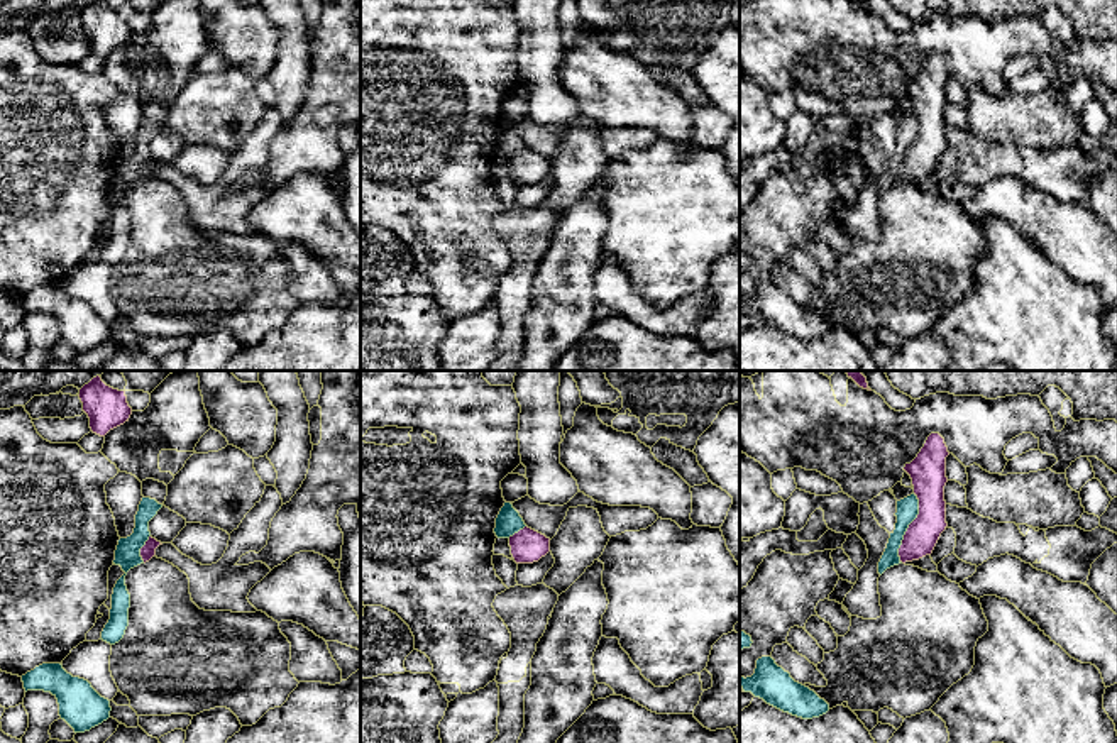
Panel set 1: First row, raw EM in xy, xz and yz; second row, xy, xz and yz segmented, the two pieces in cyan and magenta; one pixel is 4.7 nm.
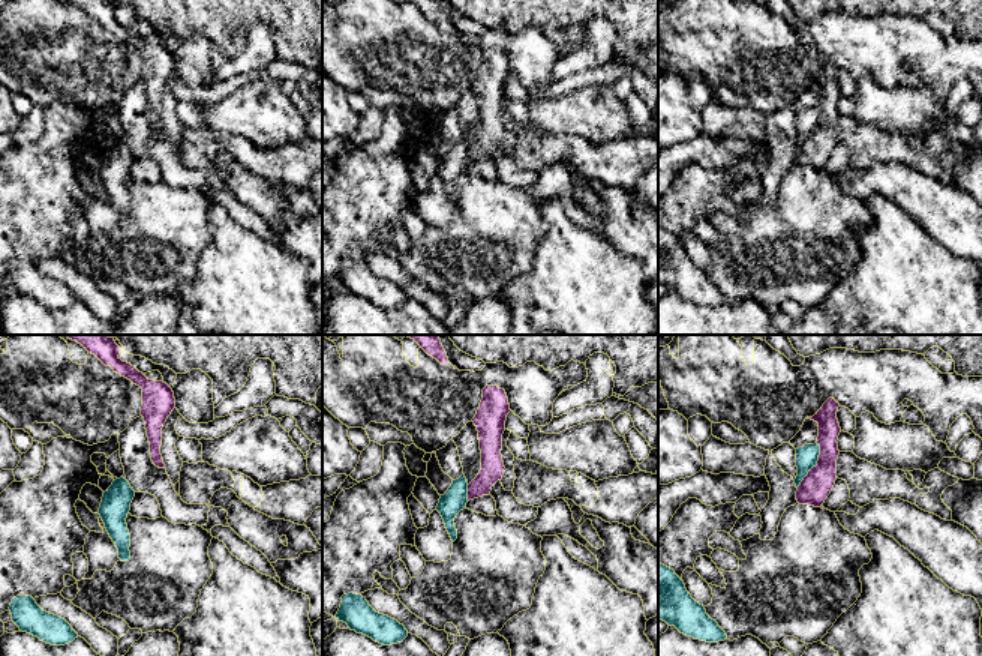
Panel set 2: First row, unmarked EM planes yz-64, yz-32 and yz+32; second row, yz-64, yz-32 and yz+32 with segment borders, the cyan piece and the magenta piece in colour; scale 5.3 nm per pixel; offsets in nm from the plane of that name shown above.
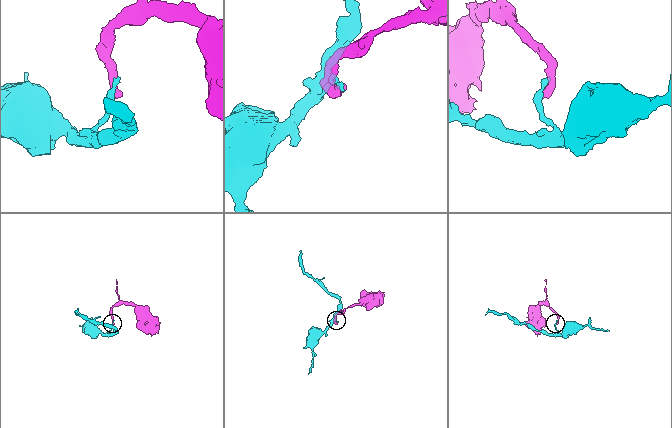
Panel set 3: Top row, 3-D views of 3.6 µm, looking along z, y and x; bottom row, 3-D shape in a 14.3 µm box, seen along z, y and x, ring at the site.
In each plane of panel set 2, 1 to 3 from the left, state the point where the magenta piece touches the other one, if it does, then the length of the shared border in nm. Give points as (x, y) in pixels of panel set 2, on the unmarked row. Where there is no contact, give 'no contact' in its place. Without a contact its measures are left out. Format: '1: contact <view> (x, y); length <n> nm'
1: no contact
2: contact yz-32 (467, 156); length 90 nm
3: contact yz+32 (814, 129); length 260 nm

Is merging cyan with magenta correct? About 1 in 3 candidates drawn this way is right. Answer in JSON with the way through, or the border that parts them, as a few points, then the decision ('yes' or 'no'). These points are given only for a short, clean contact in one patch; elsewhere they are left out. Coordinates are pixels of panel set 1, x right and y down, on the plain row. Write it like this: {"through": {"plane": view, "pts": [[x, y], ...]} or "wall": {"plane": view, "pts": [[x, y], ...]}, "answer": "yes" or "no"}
{"wall": {"plane": "yz", "pts": [[914, 114], [918, 137], [909, 146], [899, 170], [901, 183]]}, "answer": "no"}

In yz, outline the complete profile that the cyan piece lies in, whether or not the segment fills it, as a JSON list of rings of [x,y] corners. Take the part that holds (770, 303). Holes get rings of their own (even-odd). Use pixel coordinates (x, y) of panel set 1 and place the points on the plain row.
[[[772,278],[758,279],[755,294],[746,300],[740,298],[740,306],[745,313],[751,313],[767,325],[802,340],[819,338],[829,332],[824,320],[795,303]]]

